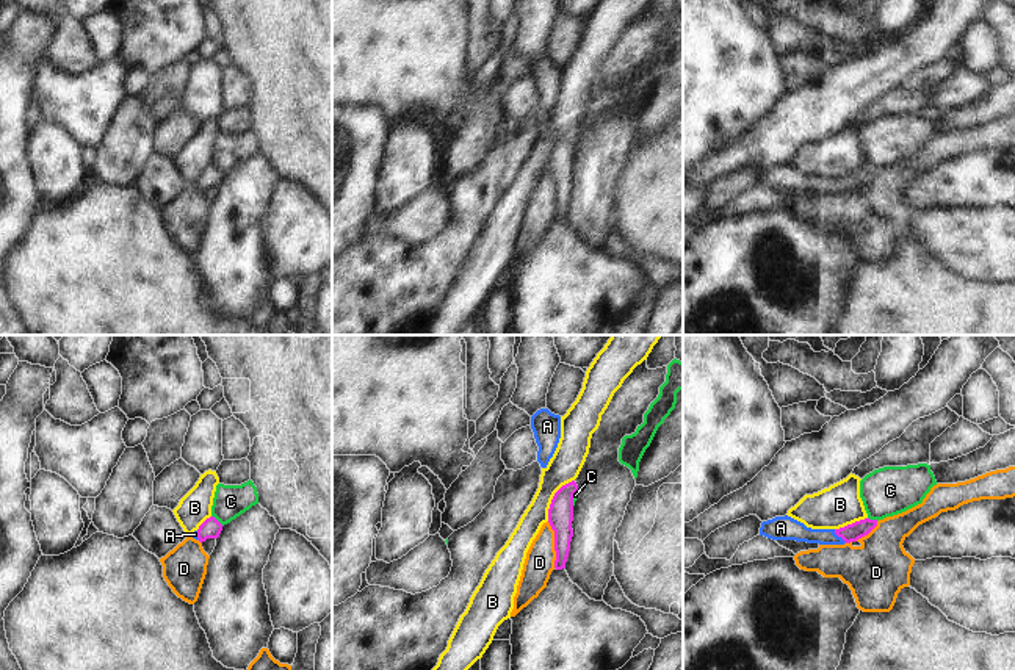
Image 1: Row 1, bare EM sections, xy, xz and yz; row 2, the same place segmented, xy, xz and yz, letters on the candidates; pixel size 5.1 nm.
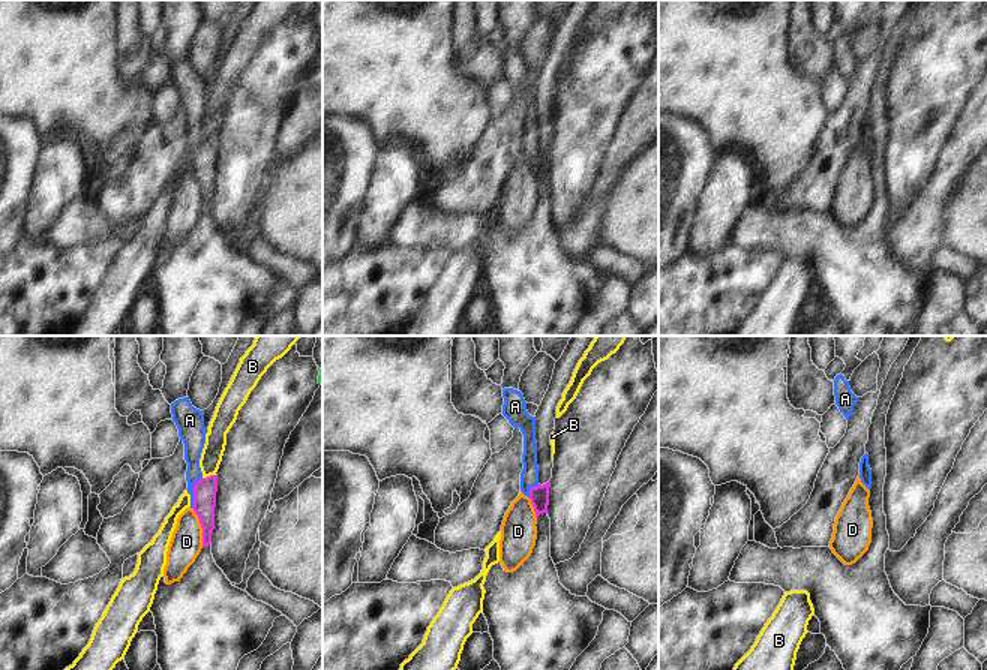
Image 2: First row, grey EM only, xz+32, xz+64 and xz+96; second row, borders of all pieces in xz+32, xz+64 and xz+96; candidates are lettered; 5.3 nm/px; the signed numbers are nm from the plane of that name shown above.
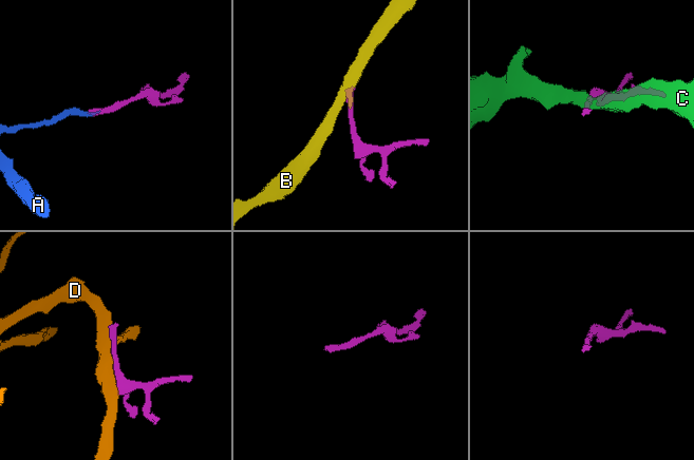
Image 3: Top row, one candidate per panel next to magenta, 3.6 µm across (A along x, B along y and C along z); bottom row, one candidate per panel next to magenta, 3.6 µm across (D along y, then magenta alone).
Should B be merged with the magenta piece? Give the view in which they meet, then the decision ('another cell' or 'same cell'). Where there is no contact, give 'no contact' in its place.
contact in xz; another cell

